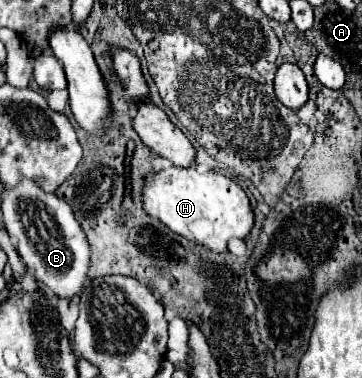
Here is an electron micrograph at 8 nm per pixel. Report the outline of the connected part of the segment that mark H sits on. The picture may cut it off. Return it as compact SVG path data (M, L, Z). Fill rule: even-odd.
M168 167L146 179L144 187L144 209L150 217L160 219L174 233L188 241L194 241L214 253L228 251L228 239L248 239L254 227L254 211L244 189L216 173L198 173L196 169Z

